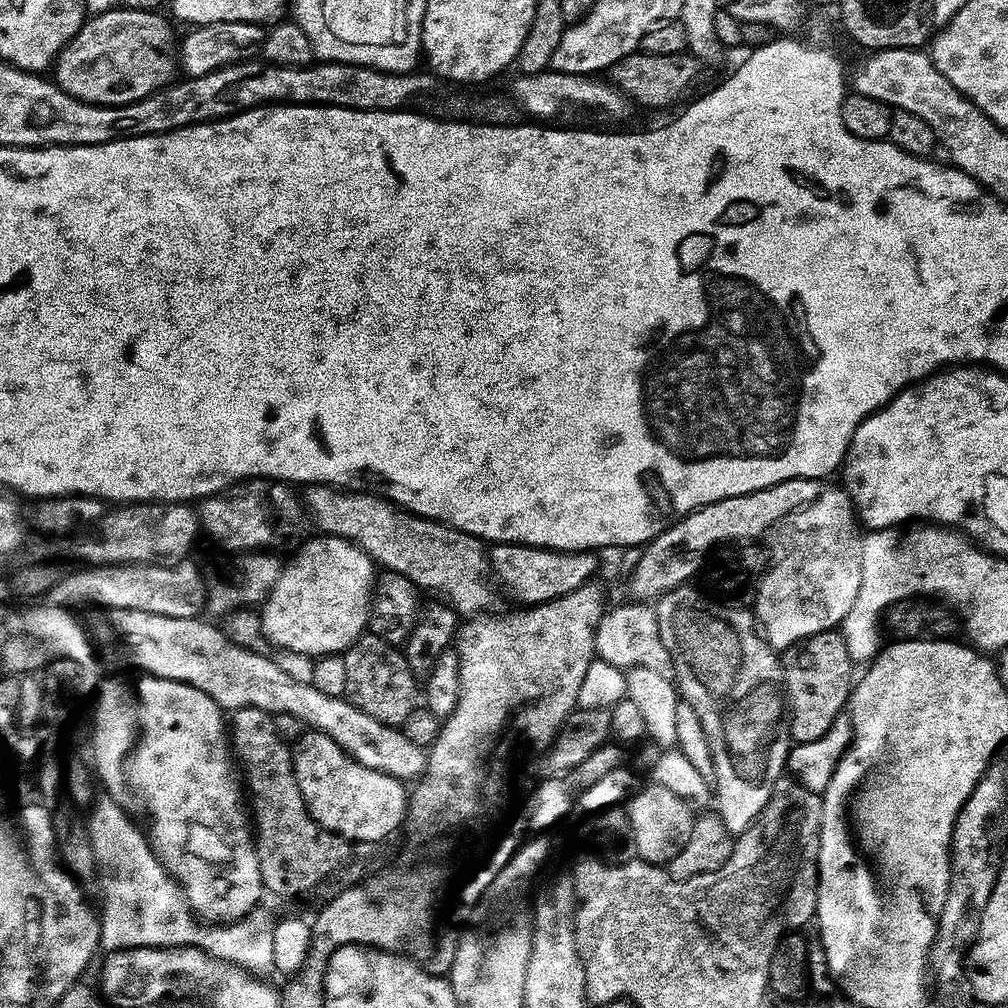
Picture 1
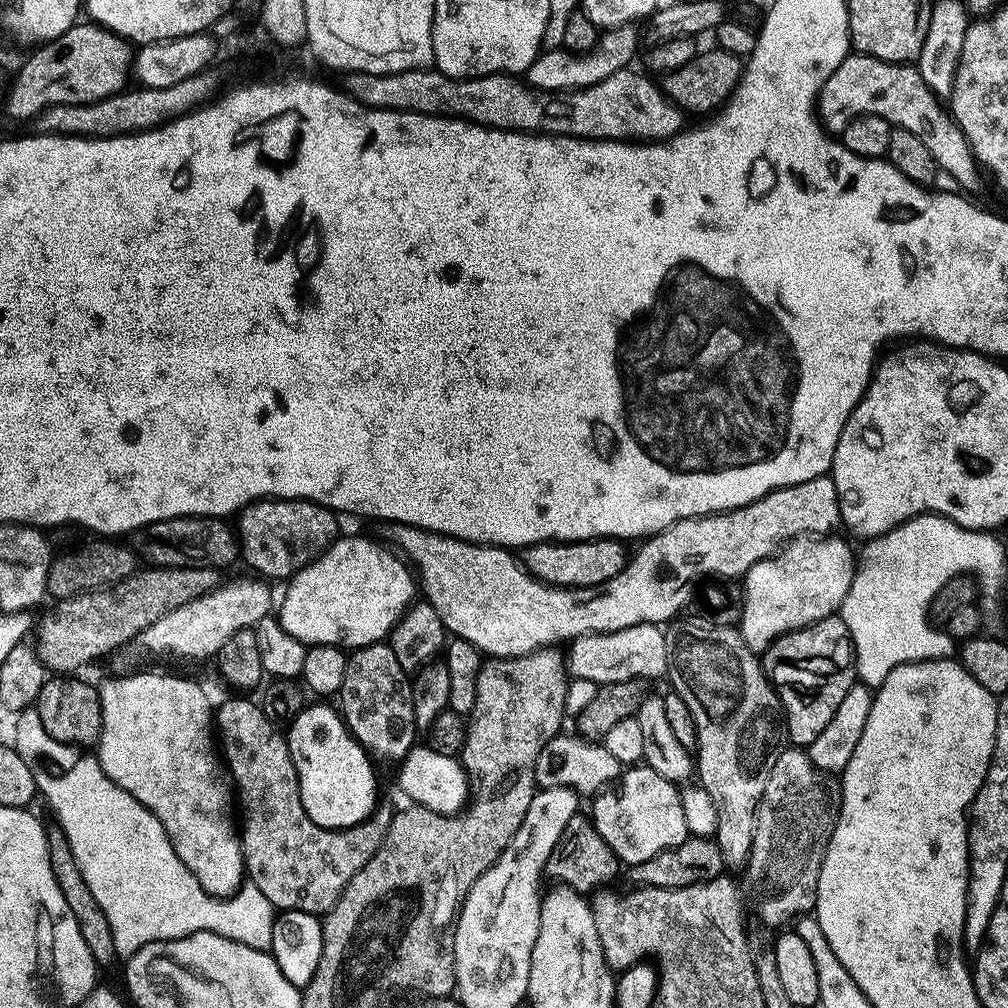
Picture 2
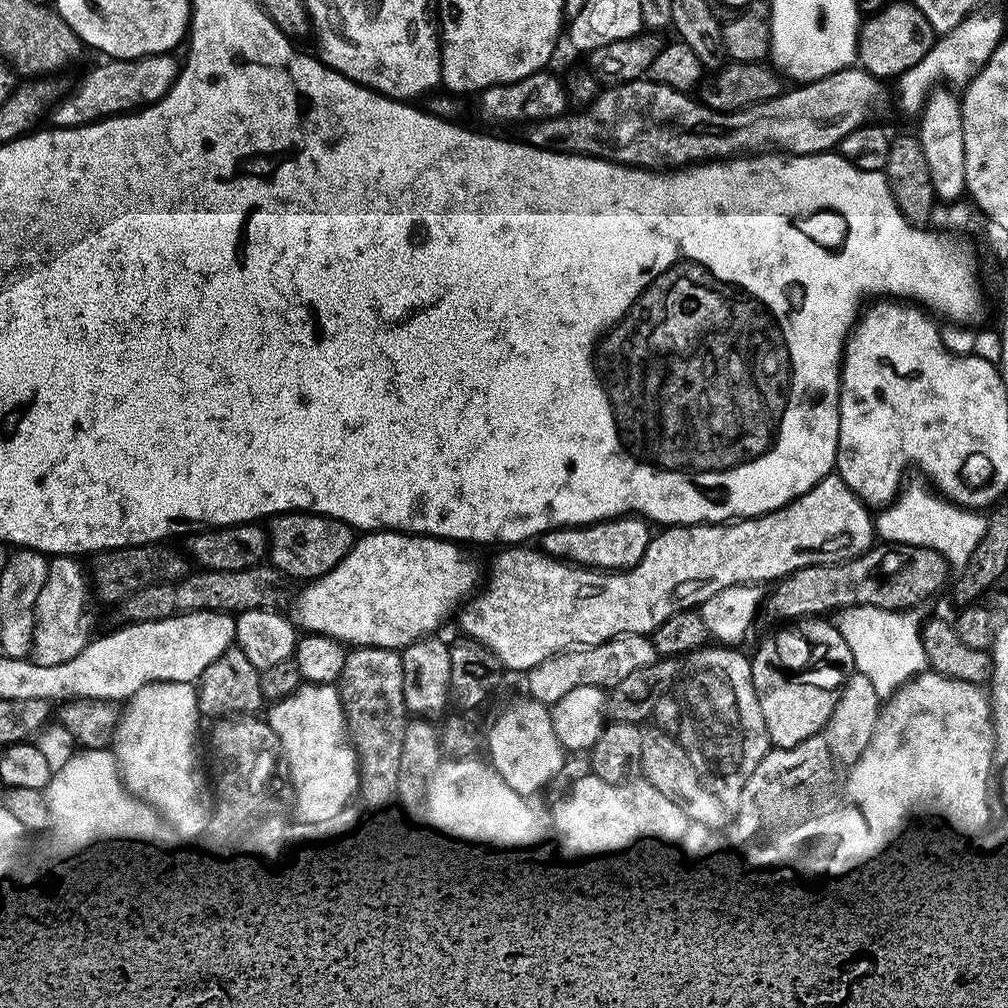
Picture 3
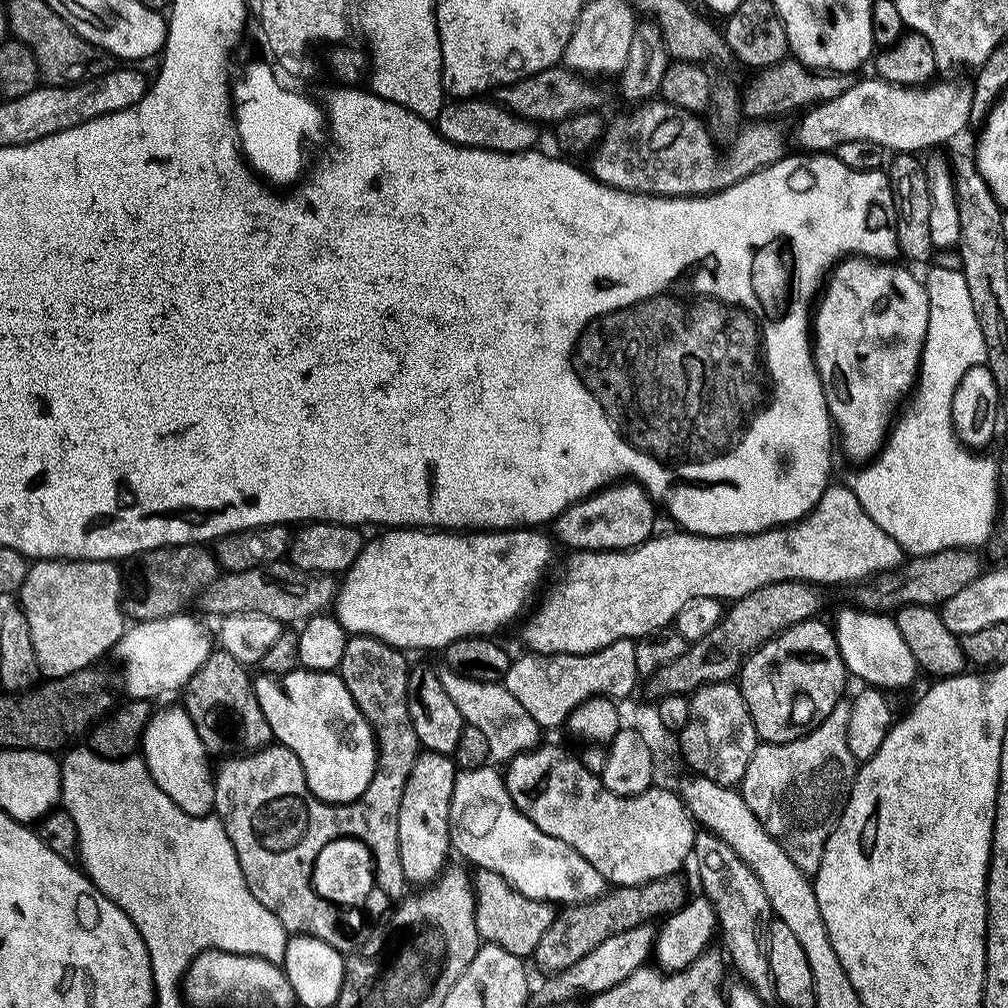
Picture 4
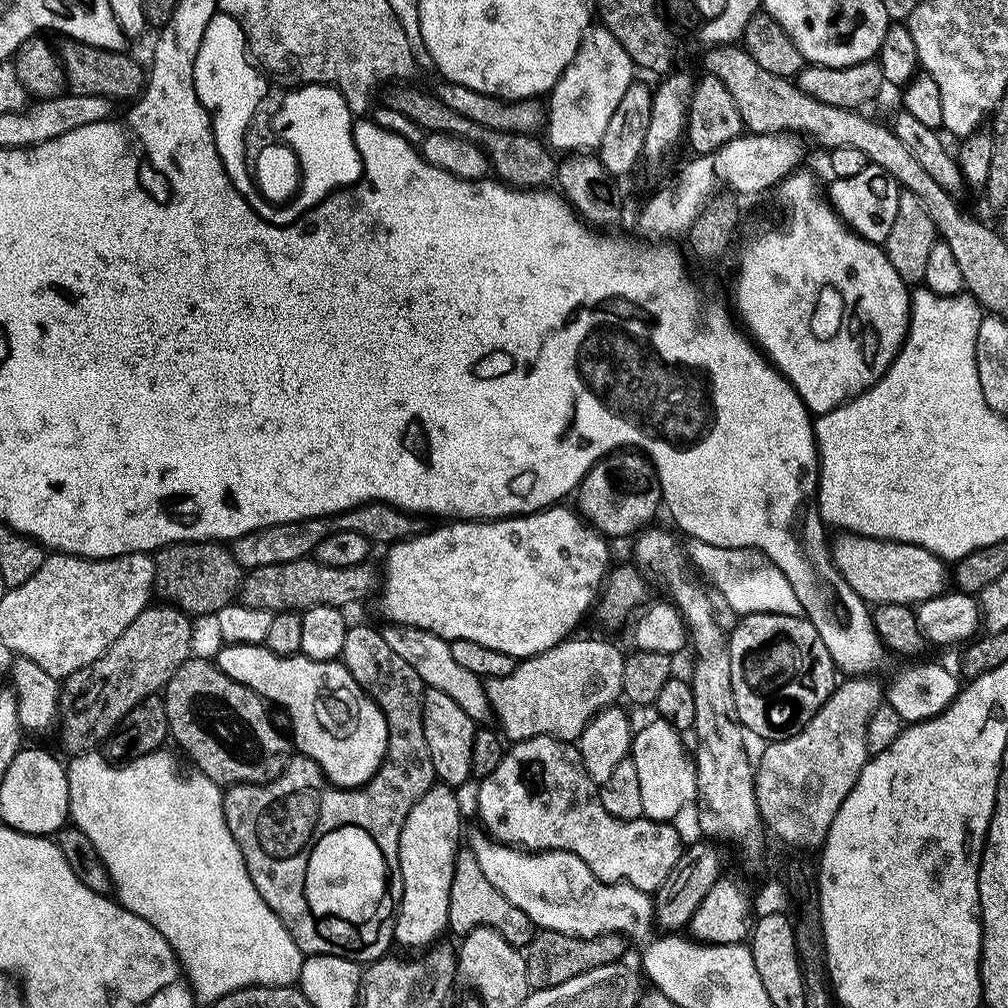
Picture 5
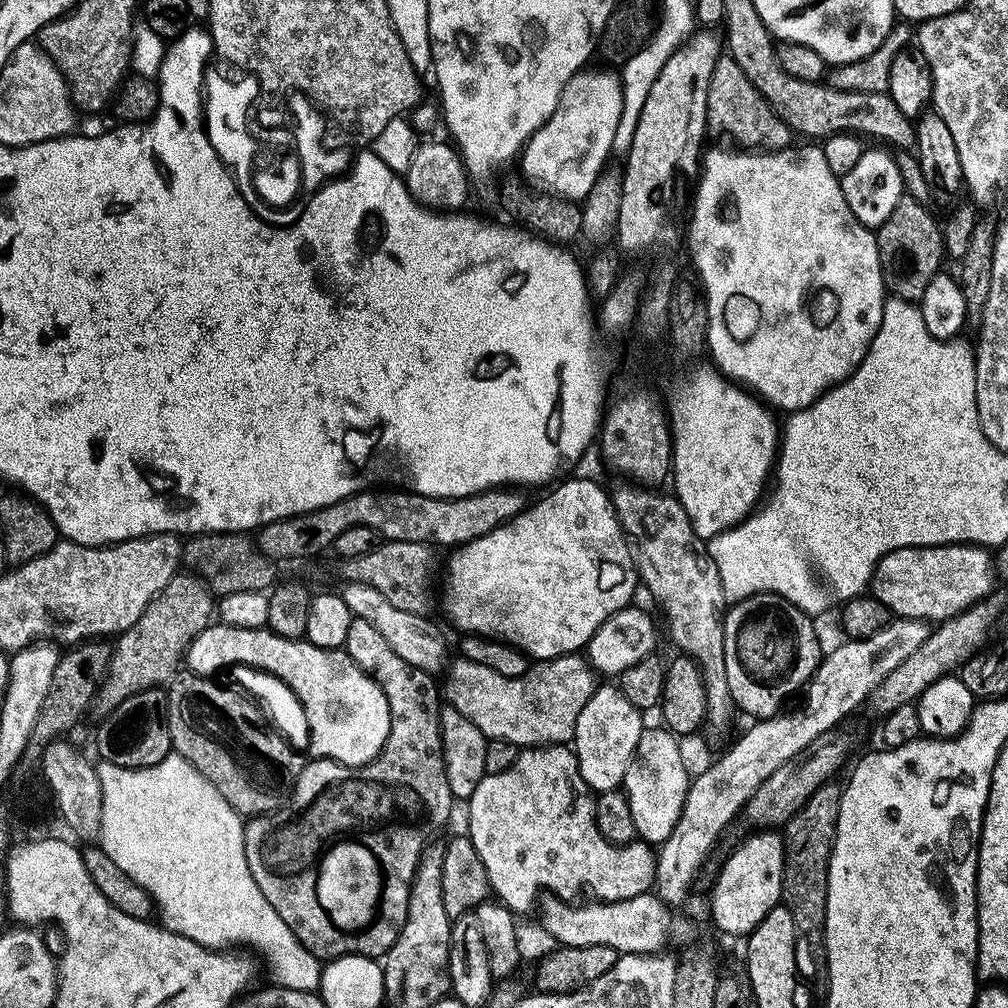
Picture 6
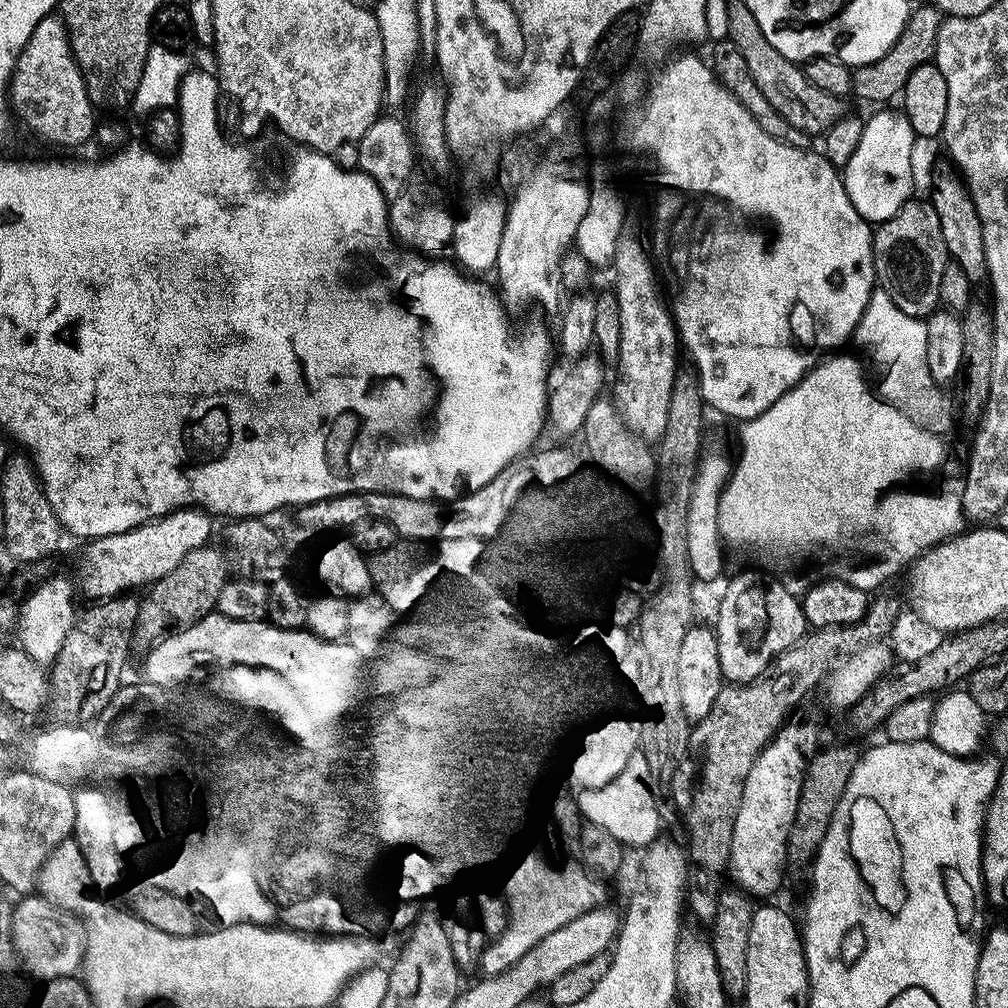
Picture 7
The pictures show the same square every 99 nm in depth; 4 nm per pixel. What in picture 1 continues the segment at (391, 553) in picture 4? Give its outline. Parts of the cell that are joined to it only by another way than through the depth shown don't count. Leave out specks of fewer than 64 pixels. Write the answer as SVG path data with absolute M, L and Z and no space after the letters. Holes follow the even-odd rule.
M321 535L320 540L312 540L300 553L296 556L296 561L293 564L289 563L284 569L280 583L276 585L271 596L266 601L266 609L263 613L264 617L264 638L270 645L273 644L276 650L283 650L286 652L294 652L296 654L306 654L313 658L319 658L321 656L335 656L337 654L343 654L365 635L370 628L370 617L374 612L374 593L378 587L378 566L371 560L371 558L359 548L358 545L350 543L348 540L343 540L337 536Z

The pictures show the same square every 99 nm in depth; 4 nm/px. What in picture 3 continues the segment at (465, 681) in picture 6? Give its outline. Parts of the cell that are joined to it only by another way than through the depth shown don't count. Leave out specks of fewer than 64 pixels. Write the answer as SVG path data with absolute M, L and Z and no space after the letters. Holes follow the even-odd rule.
M619 636L617 640L611 640L600 644L597 648L582 648L569 650L560 655L542 662L537 668L527 673L526 680L532 690L531 695L545 706L553 706L562 702L566 694L573 693L578 687L598 687L603 690L611 690L630 678L646 666L655 664L658 657L656 647L653 646L648 636Z

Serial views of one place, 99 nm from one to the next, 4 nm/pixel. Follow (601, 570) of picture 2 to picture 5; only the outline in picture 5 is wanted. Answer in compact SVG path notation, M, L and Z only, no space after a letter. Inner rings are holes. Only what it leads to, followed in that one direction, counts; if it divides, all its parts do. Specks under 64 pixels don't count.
M621 450L613 452L611 456L605 456L599 464L594 465L590 474L580 483L574 500L577 500L578 511L587 523L591 524L601 536L609 541L624 540L635 537L653 523L652 520L659 514L664 504L664 491L660 488L660 479L656 477L656 468L647 456L635 450Z

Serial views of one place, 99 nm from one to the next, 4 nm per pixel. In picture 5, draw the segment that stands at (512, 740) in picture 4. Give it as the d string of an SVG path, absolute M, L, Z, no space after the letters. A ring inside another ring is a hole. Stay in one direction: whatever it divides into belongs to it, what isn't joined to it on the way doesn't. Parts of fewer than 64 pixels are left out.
M399 626L385 627L383 634L386 643L417 672L418 678L422 678L425 689L442 690L442 694L454 698L454 702L458 702L458 706L462 706L462 710L466 710L466 714L470 714L470 718L474 721L483 722L484 719L489 719L488 689L485 681L468 673L462 666L458 666L458 662L454 662L449 641L442 639L438 634L430 634L426 630Z

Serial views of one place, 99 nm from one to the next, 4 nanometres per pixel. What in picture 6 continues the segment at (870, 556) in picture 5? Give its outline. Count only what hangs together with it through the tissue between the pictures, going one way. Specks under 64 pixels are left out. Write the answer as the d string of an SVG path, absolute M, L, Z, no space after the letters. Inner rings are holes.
M943 544L937 548L903 548L886 558L876 567L870 585L871 595L886 606L893 617L901 620L943 622L962 615L981 600L993 595L992 588L998 584L994 556L983 546L970 544Z

